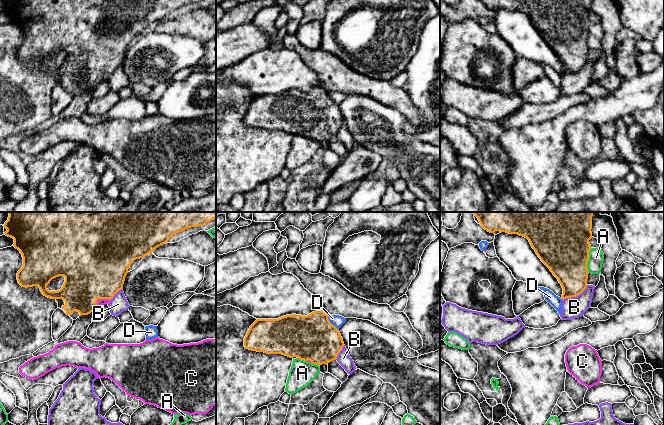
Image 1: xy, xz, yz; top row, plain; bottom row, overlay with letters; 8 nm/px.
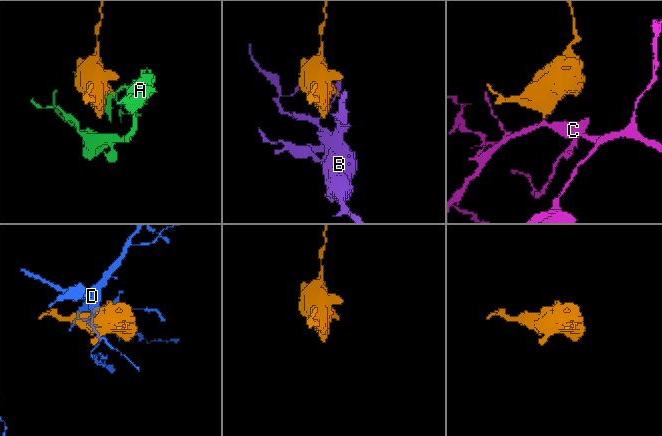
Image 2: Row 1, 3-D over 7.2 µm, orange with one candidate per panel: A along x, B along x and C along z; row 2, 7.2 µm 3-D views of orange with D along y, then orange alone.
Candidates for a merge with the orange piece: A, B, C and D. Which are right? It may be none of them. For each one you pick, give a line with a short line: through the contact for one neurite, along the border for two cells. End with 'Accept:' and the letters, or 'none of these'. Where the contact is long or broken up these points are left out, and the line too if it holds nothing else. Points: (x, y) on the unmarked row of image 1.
Accept: C

